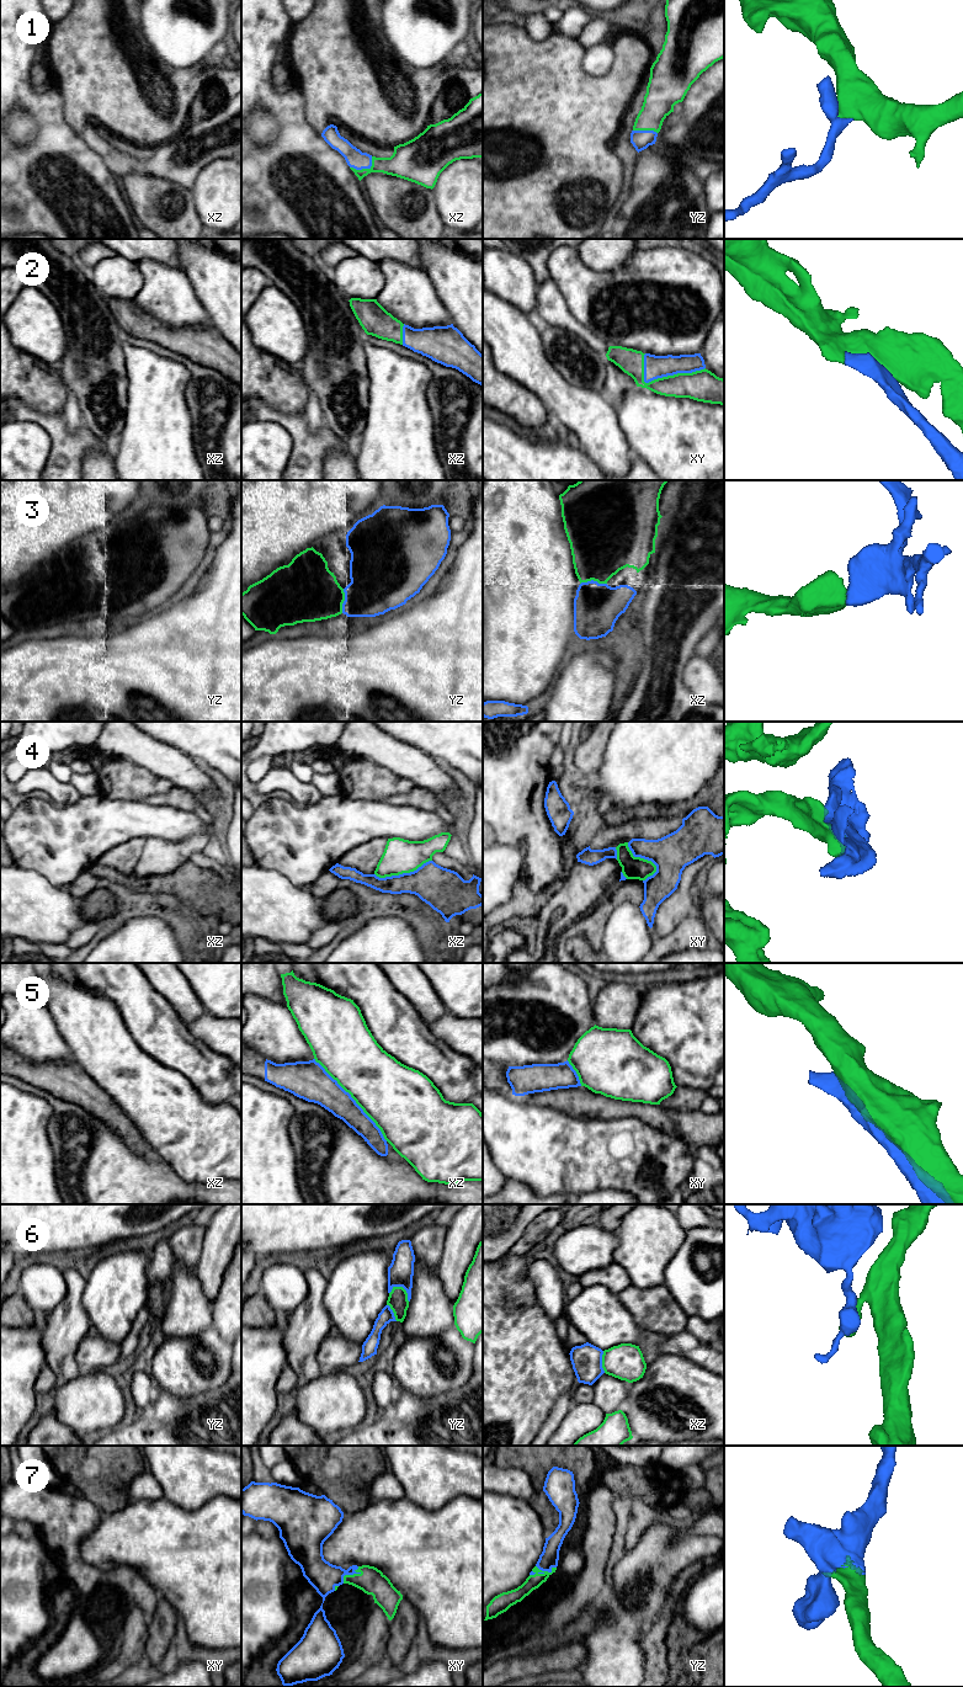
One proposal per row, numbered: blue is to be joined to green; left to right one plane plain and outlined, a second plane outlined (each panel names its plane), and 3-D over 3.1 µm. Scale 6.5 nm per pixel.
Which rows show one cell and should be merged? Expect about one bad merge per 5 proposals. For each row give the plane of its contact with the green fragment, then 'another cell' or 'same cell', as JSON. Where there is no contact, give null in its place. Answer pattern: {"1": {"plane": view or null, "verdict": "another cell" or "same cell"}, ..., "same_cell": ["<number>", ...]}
{"1": {"plane": "xz", "verdict": "same cell"}, "2": {"plane": "xy", "verdict": "same cell"}, "3": {"plane": "xz", "verdict": "same cell"}, "4": {"plane": "xz", "verdict": "another cell"}, "5": {"plane": "xz", "verdict": "another cell"}, "6": {"plane": "yz", "verdict": "another cell"}, "7": {"plane": "yz", "verdict": "same cell"}, "same_cell": ["1", "2", "3", "7"]}

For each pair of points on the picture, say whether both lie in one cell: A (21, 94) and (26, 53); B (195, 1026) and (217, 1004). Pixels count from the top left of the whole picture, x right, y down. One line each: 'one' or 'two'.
A: one
B: one

